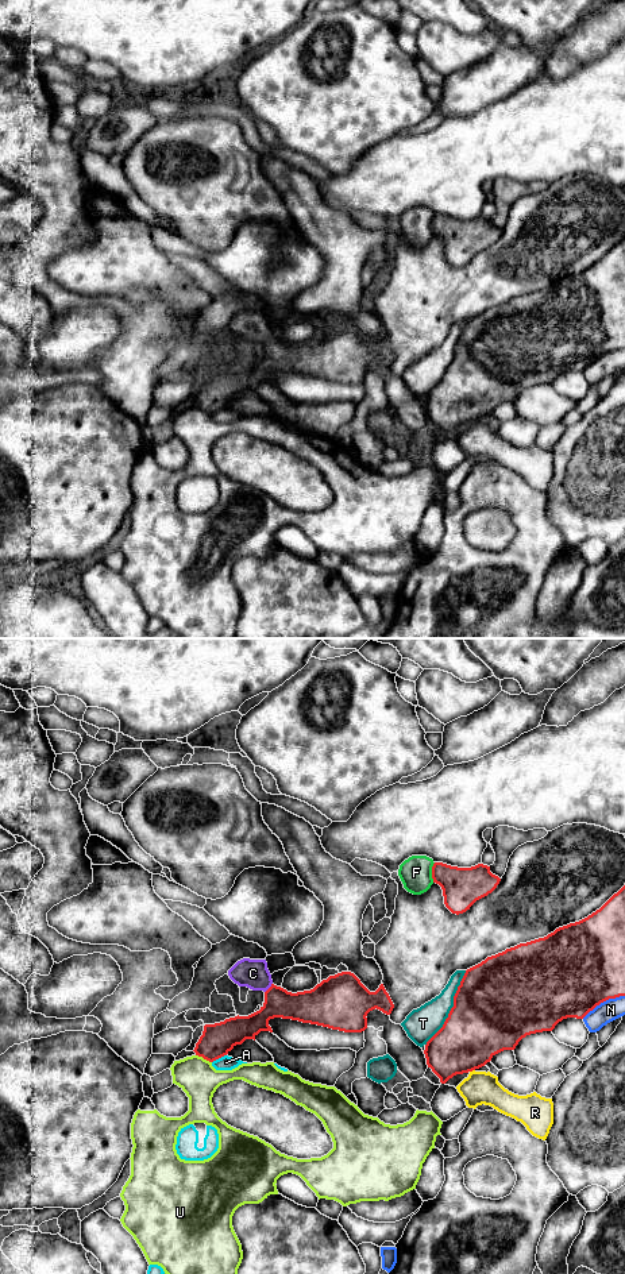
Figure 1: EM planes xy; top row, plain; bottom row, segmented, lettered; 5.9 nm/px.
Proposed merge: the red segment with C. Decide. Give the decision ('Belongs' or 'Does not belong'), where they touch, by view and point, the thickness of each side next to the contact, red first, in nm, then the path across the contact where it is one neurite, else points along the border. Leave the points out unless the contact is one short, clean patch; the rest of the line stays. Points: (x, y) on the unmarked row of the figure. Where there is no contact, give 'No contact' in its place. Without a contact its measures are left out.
Belongs. Touches red at xy (269, 340). Thickness 180 nm (red) against 180 nm. Path across: xy (307, 358), (286, 358), (269, 340), (253, 325)

